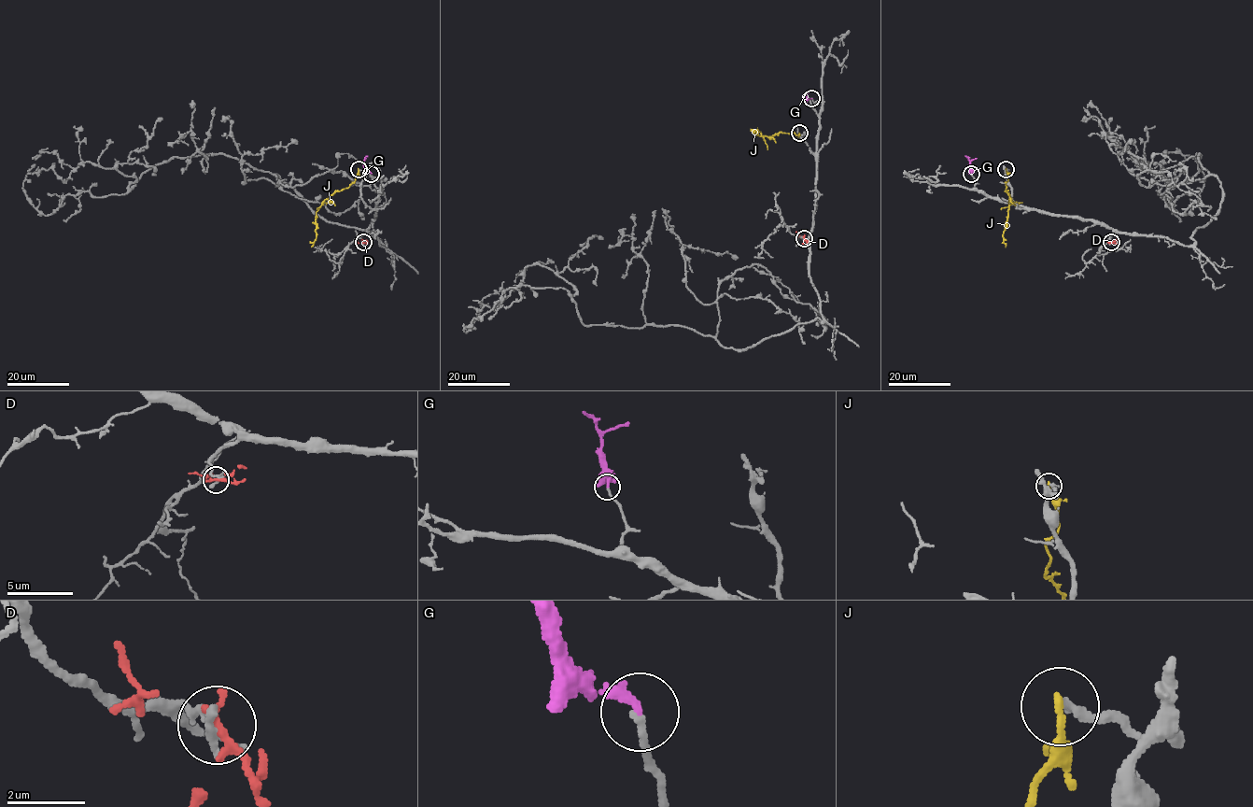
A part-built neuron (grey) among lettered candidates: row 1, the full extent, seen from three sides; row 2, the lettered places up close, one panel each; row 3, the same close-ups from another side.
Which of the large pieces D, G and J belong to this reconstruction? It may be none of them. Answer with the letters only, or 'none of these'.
G

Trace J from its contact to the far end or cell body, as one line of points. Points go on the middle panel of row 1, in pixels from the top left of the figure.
J: (798, 134), (775, 134), (767, 137), (757, 135), (756, 130), (752, 133)

